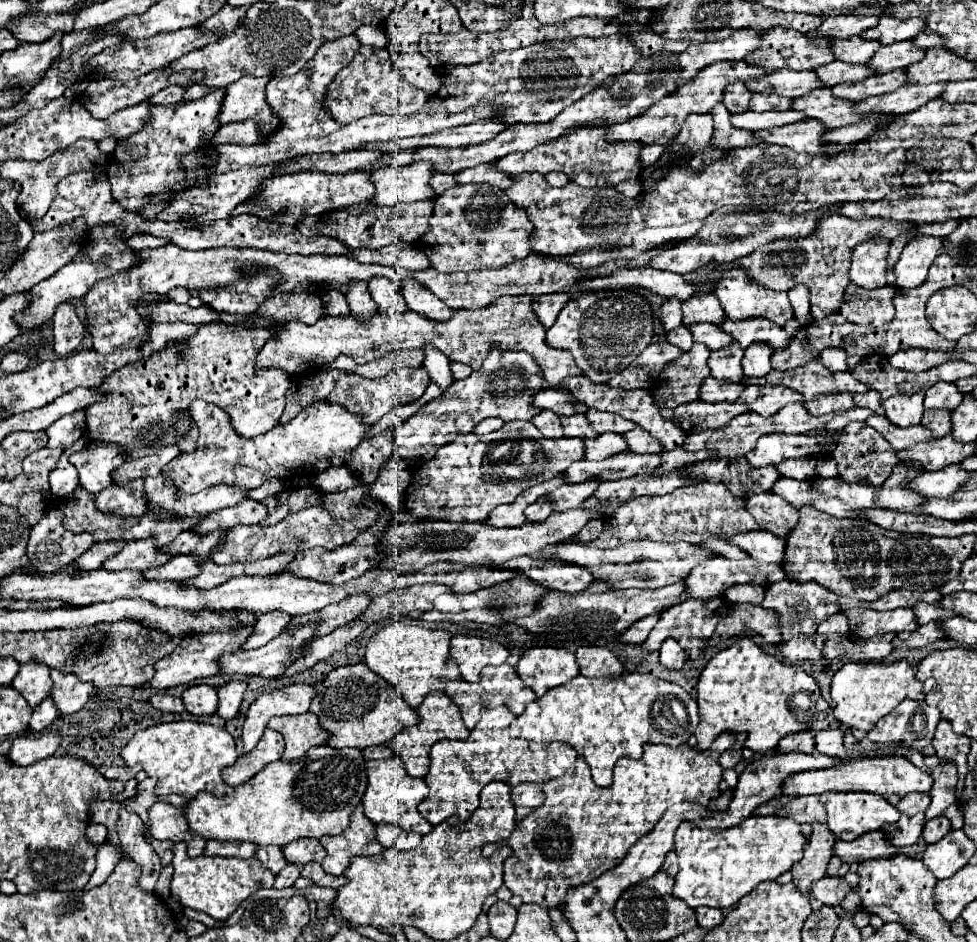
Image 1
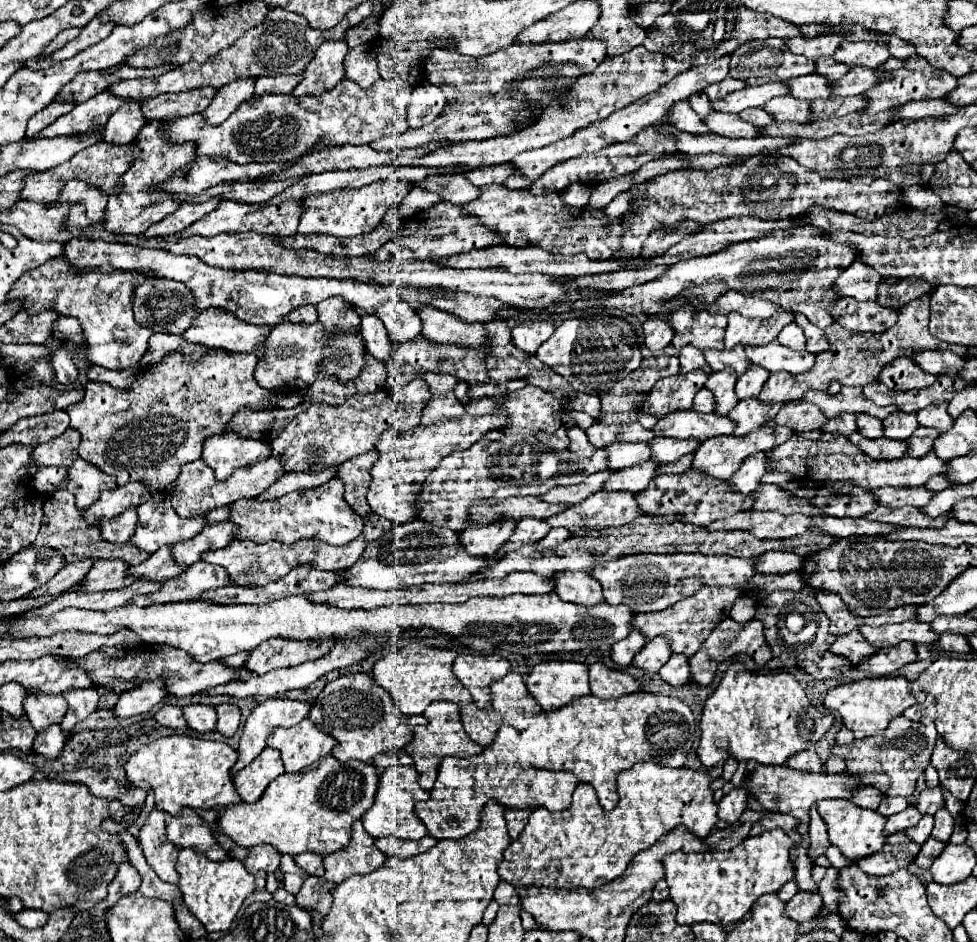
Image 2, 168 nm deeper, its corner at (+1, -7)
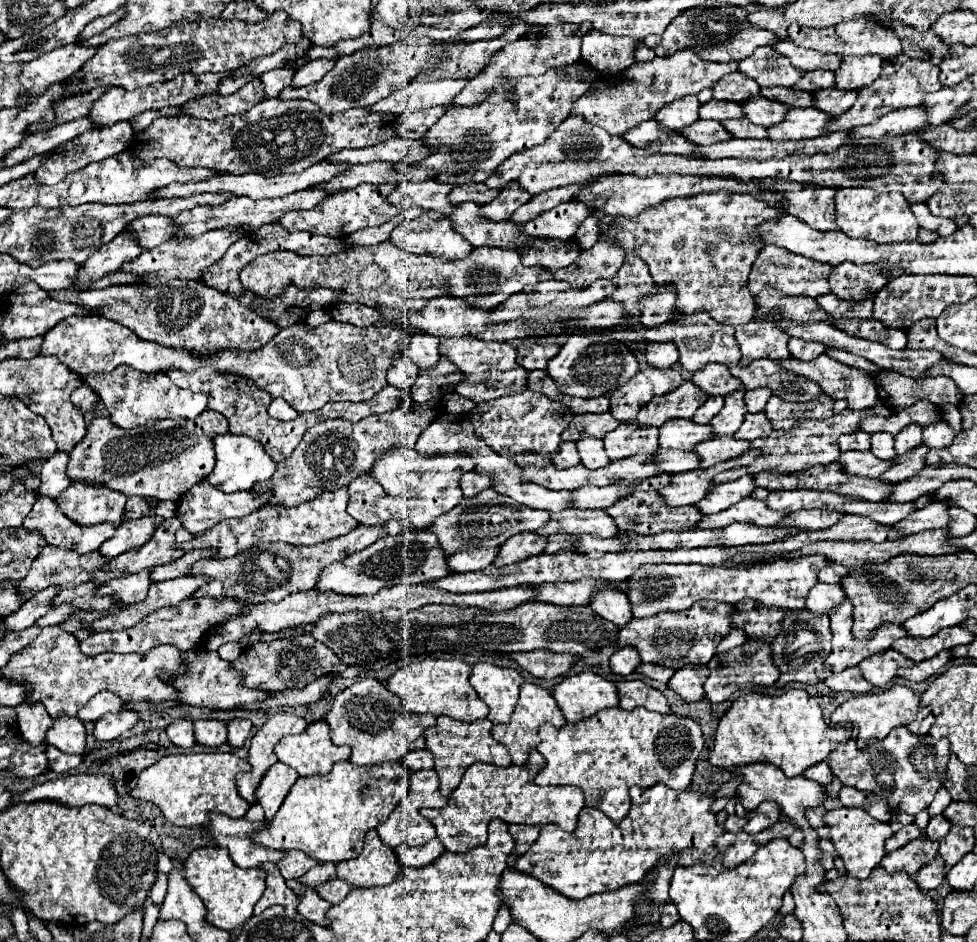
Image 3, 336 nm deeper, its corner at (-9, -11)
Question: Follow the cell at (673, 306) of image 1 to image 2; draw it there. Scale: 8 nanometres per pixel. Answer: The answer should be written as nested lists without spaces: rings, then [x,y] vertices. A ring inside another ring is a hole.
[[[653,316],[649,318],[651,322],[647,326],[643,326],[643,344],[651,350],[651,352],[661,352],[665,346],[671,344],[673,340],[673,328],[669,328],[669,320],[661,318],[661,316]]]

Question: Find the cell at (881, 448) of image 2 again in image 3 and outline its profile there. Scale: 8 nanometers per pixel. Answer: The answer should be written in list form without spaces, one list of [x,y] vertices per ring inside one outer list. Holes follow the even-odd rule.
[[[857,450],[841,452],[837,462],[843,468],[843,472],[849,472],[851,476],[861,476],[861,478],[875,478],[887,468],[891,468],[891,462],[875,458],[873,452],[857,452]]]

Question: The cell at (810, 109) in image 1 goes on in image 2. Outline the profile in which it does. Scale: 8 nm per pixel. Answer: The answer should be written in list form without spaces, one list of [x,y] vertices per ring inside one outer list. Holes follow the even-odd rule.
[[[779,96],[769,100],[769,104],[763,106],[775,120],[787,120],[787,122],[813,122],[811,120],[811,104],[807,100],[797,100],[793,96]]]

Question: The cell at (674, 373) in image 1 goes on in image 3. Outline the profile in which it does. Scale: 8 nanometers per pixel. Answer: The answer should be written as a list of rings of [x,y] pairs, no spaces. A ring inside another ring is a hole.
[[[683,382],[679,388],[675,388],[675,392],[655,396],[655,400],[651,400],[651,404],[647,404],[643,412],[639,412],[637,424],[659,428],[673,418],[693,418],[693,412],[701,404],[705,404],[707,398],[709,396],[703,390],[699,390],[695,384]]]

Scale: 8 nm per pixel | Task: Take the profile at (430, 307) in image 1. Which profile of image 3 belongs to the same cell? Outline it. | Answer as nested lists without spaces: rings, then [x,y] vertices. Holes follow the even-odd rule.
[[[465,336],[461,340],[441,340],[439,352],[449,362],[453,362],[461,374],[465,374],[465,380],[455,386],[455,392],[467,400],[473,400],[475,404],[527,390],[527,372],[515,362],[517,350],[509,342],[485,342],[473,336]]]

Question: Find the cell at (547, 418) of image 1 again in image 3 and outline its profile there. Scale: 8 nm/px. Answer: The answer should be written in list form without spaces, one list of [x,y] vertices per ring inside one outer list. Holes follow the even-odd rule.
[[[563,442],[559,446],[559,450],[555,452],[553,460],[557,468],[571,468],[571,466],[577,466],[579,464],[579,454],[577,454],[577,446],[575,442]]]

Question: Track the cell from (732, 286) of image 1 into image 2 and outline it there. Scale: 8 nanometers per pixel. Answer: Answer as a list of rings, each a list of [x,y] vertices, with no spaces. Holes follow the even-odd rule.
[[[729,312],[729,324],[725,330],[725,348],[733,348],[737,344],[757,346],[775,340],[783,326],[793,322],[791,312],[781,312],[781,316],[773,316],[773,320],[749,320],[737,316],[737,312]]]

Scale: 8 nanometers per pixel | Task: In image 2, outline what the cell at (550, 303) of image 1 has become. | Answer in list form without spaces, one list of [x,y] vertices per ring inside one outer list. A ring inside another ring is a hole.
[[[523,320],[513,328],[513,344],[523,352],[537,352],[537,348],[551,338],[557,324],[553,320]]]

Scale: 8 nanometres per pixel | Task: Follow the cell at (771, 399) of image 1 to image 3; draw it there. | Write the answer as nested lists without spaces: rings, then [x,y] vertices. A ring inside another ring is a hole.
[[[757,412],[757,414],[745,414],[745,422],[735,432],[735,438],[751,442],[755,438],[765,438],[771,432],[773,432],[773,428],[771,428],[771,422],[767,420],[767,416],[763,412]]]

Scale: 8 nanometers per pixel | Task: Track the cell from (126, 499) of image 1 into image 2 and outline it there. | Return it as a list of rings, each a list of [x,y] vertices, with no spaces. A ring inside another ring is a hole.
[[[129,508],[129,512],[123,512],[117,516],[117,520],[105,520],[101,524],[101,536],[109,542],[129,542],[135,532],[135,522],[137,522],[137,512],[135,508]]]

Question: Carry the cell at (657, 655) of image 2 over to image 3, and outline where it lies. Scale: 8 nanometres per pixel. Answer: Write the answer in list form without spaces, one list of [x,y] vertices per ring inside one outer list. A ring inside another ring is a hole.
[[[639,664],[639,668],[635,670],[651,680],[657,680],[657,682],[669,682],[669,678],[673,676],[673,670],[671,668],[663,668],[663,666],[657,666],[657,664]]]

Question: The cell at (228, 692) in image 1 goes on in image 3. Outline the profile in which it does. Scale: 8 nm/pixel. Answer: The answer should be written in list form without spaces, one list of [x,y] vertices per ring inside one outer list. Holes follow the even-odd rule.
[[[235,718],[235,720],[231,720],[229,724],[227,724],[227,730],[229,730],[229,744],[233,746],[233,748],[241,748],[243,744],[245,744],[245,740],[247,740],[247,736],[249,736],[249,732],[251,732],[251,722],[249,720],[241,720],[241,718]]]

